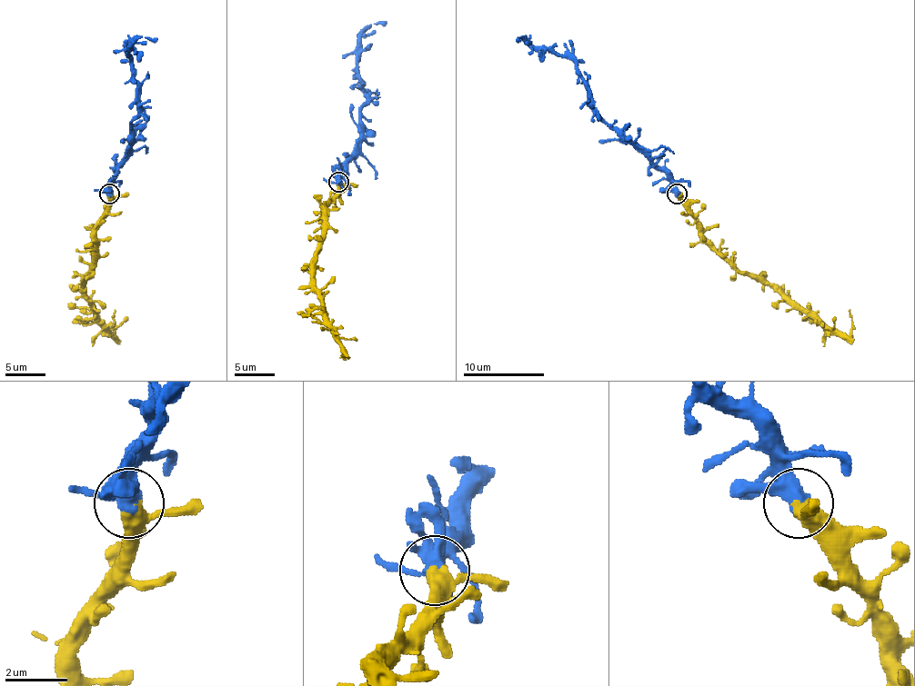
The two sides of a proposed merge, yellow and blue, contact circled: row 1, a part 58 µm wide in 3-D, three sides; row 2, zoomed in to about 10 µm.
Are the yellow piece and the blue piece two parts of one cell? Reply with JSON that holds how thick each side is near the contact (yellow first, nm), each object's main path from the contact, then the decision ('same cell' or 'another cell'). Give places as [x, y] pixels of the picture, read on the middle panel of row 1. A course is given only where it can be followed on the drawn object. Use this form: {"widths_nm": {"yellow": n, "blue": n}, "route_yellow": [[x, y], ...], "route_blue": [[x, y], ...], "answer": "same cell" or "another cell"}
{"widths_nm": {"yellow": 400, "blue": 360}, "route_yellow": [[338, 182], [338, 192], [324, 205], [324, 240], [316, 253], [314, 288], [322, 316], [336, 331], [344, 355]], "route_blue": [[338, 182], [360, 134], [360, 109], [367, 103], [367, 93], [358, 74], [358, 36], [370, 24], [387, 22]], "answer": "same cell"}

